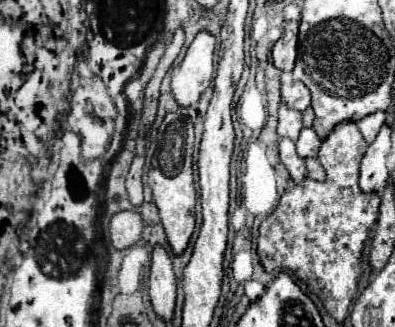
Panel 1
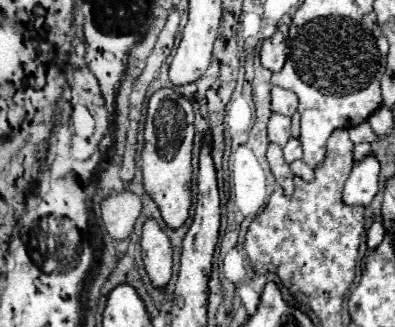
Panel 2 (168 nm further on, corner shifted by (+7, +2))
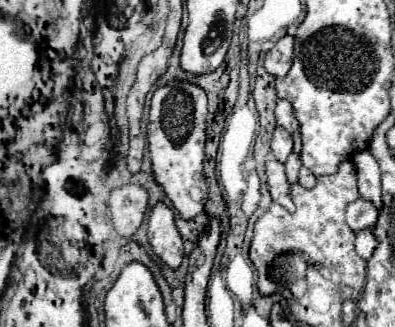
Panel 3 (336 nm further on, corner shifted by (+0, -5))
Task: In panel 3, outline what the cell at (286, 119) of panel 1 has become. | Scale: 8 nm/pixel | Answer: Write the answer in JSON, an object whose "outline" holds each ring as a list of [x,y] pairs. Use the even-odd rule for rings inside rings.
{"outline":[[[277,126],[275,134],[271,138],[271,152],[273,152],[273,156],[279,162],[285,162],[287,156],[291,154],[291,150],[293,150],[293,138],[291,138],[291,134],[287,130],[283,130],[283,128]]]}

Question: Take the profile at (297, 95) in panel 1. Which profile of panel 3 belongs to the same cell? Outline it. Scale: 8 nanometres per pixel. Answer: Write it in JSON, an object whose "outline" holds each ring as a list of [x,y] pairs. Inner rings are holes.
{"outline":[[[279,100],[279,102],[277,102],[275,116],[277,116],[277,124],[279,124],[281,128],[285,128],[289,134],[293,134],[293,132],[299,128],[299,124],[297,124],[297,120],[295,120],[295,116],[293,116],[291,104],[289,104],[287,100]]]}

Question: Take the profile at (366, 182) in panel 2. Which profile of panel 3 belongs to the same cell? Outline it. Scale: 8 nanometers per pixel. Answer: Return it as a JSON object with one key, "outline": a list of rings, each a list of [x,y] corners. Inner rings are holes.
{"outline":[[[355,200],[347,206],[347,224],[353,232],[361,232],[377,224],[377,208],[367,200]]]}

